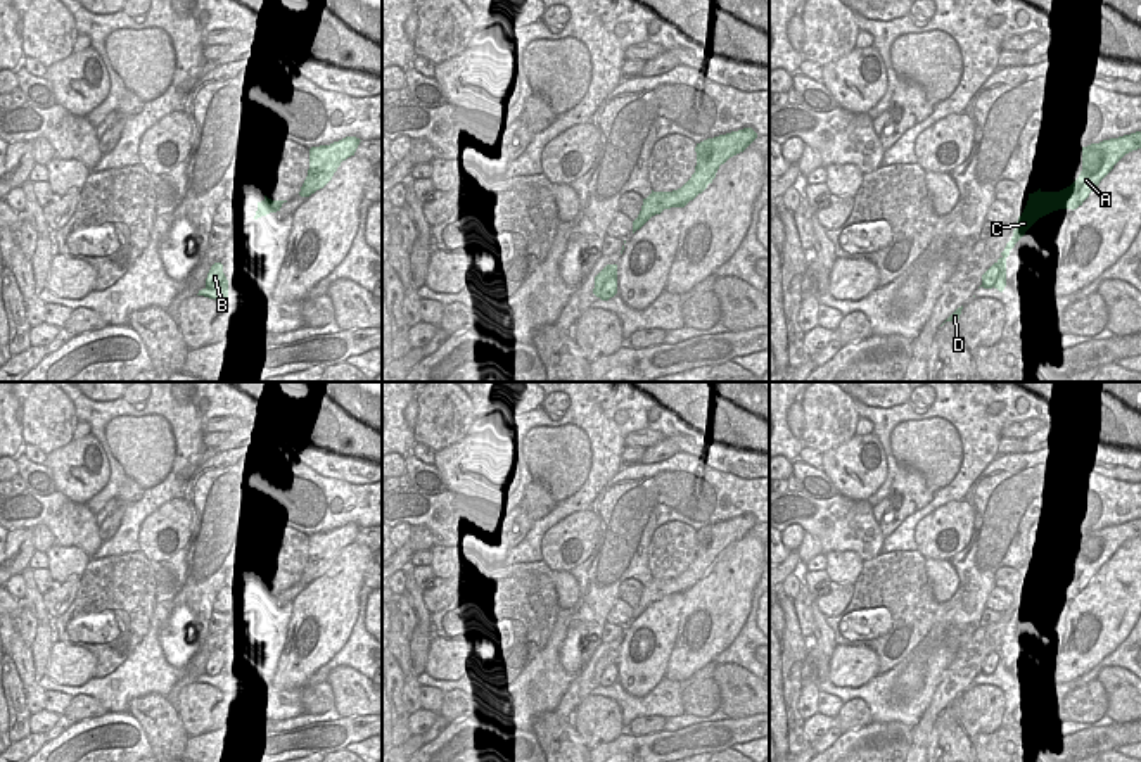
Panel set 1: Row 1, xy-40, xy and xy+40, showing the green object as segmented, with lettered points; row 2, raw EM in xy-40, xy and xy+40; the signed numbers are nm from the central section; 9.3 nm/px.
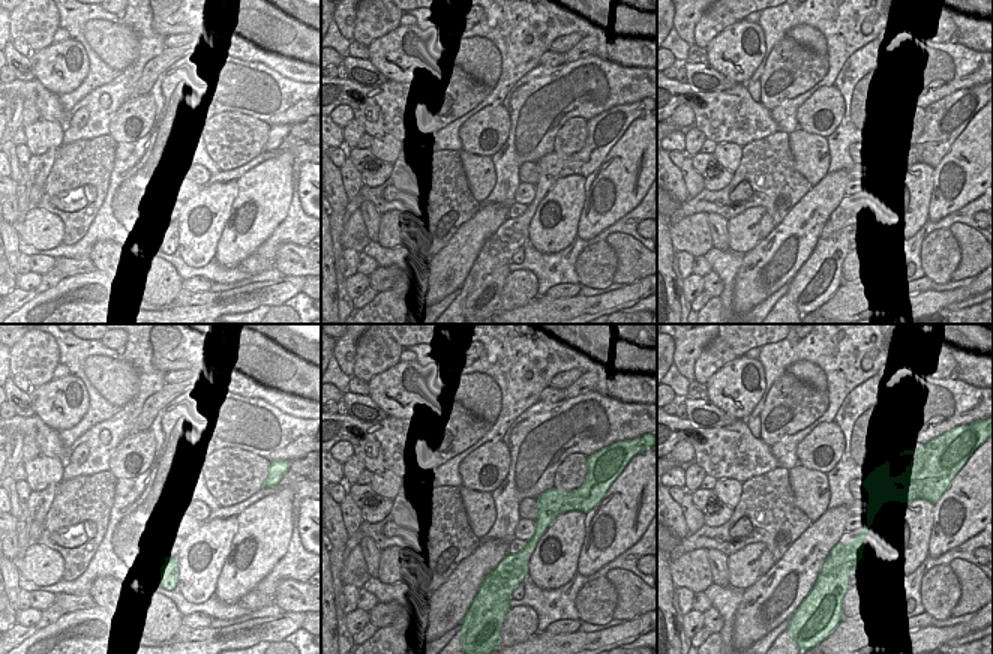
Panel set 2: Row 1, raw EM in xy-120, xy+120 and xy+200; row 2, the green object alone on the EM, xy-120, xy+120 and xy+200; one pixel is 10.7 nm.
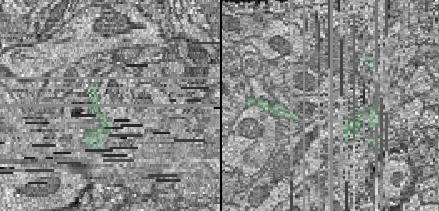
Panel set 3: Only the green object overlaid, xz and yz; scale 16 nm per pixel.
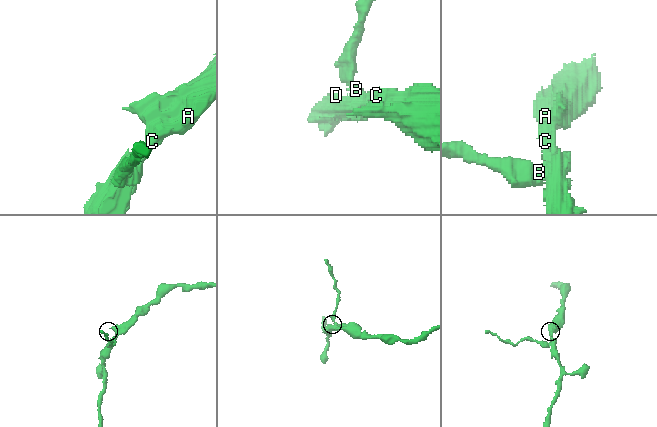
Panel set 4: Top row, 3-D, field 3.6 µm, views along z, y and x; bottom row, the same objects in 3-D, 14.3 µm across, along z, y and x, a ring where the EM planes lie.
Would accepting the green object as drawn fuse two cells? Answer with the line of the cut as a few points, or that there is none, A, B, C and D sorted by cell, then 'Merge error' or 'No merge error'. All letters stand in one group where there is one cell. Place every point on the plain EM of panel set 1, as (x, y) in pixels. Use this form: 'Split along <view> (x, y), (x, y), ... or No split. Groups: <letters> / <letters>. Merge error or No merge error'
Split along xy+40 (994, 650), (1005, 666). Groups: A C D / B. Merge error.

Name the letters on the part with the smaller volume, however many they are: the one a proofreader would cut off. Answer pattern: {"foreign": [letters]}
{"foreign": ["B"]}

